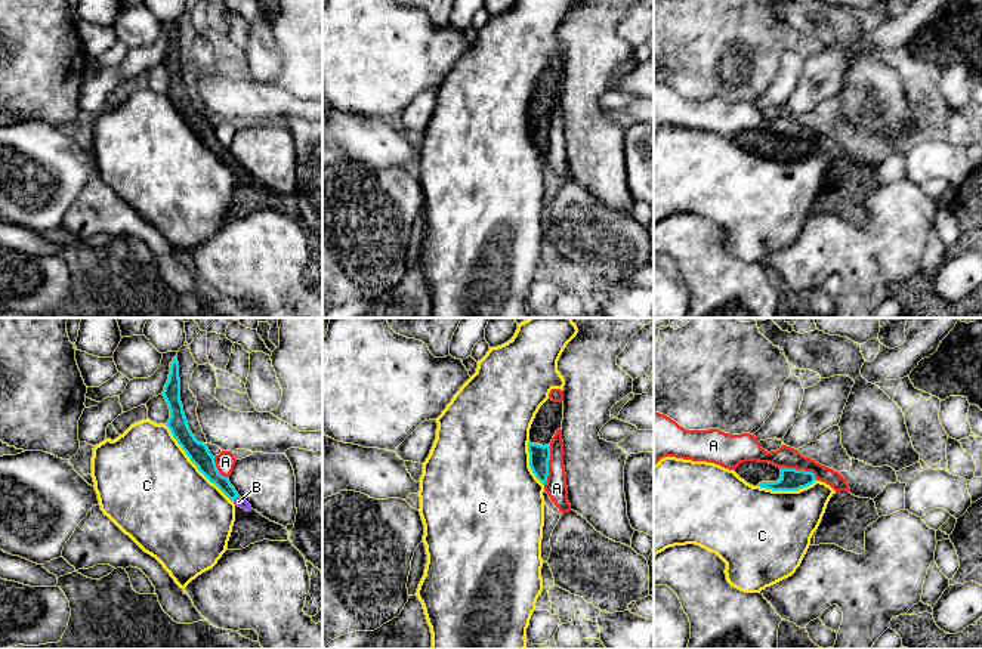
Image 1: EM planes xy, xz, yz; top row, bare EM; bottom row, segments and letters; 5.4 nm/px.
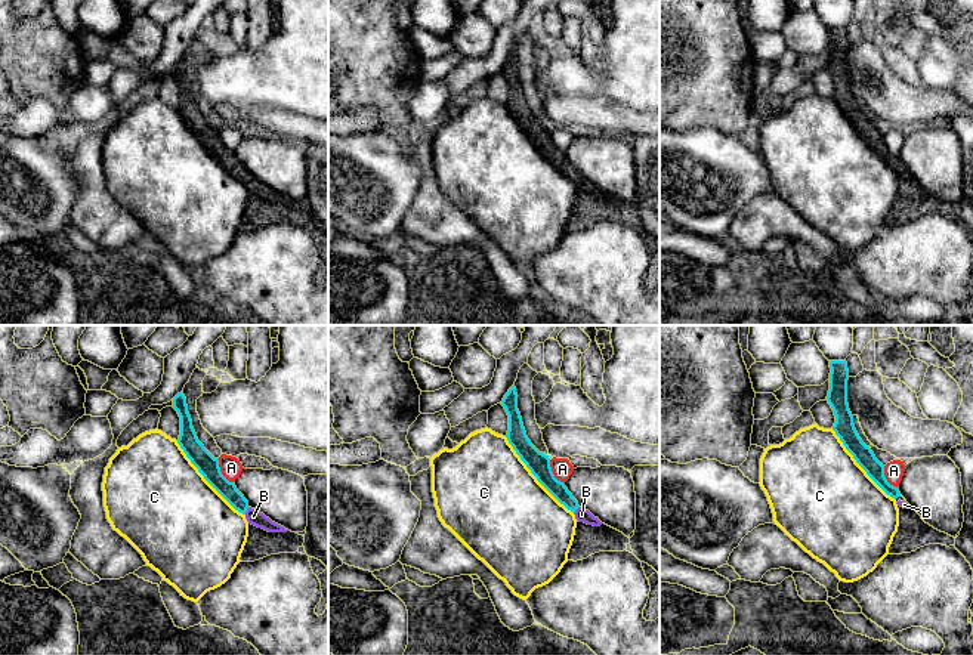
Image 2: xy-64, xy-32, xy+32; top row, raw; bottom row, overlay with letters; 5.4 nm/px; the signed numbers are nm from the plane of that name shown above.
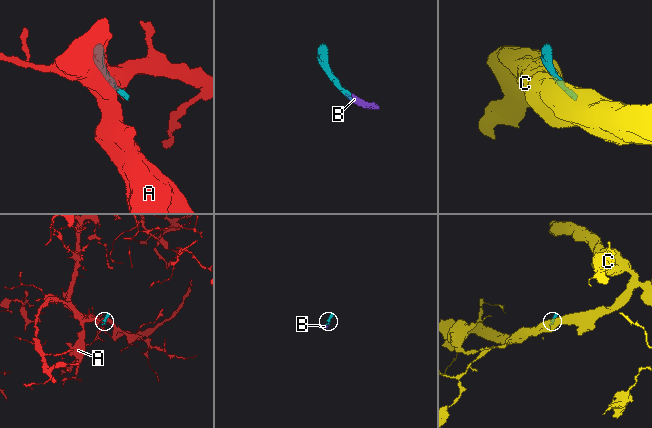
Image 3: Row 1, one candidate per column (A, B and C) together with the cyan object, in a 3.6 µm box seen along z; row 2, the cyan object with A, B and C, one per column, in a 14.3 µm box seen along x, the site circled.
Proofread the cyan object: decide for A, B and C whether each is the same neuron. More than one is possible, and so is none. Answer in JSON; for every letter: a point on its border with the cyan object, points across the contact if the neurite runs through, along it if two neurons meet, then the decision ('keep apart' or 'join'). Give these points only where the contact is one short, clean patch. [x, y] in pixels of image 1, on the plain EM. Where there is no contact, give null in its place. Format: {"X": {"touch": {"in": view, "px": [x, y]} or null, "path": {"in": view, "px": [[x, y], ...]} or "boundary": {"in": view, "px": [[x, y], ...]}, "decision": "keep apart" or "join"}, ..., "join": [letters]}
{"A": {"touch": {"in": "xz", "px": [547, 135]}, "boundary": {"in": "xz", "px": [[550, 114], [549, 144], [544, 154]]}, "decision": "keep apart"}, "B": {"touch": {"in": "xy", "px": [235, 166]}, "decision": "join"}, "C": {"touch": {"in": "xy", "px": [194, 132]}, "decision": "keep apart"}, "join": ["B"]}

